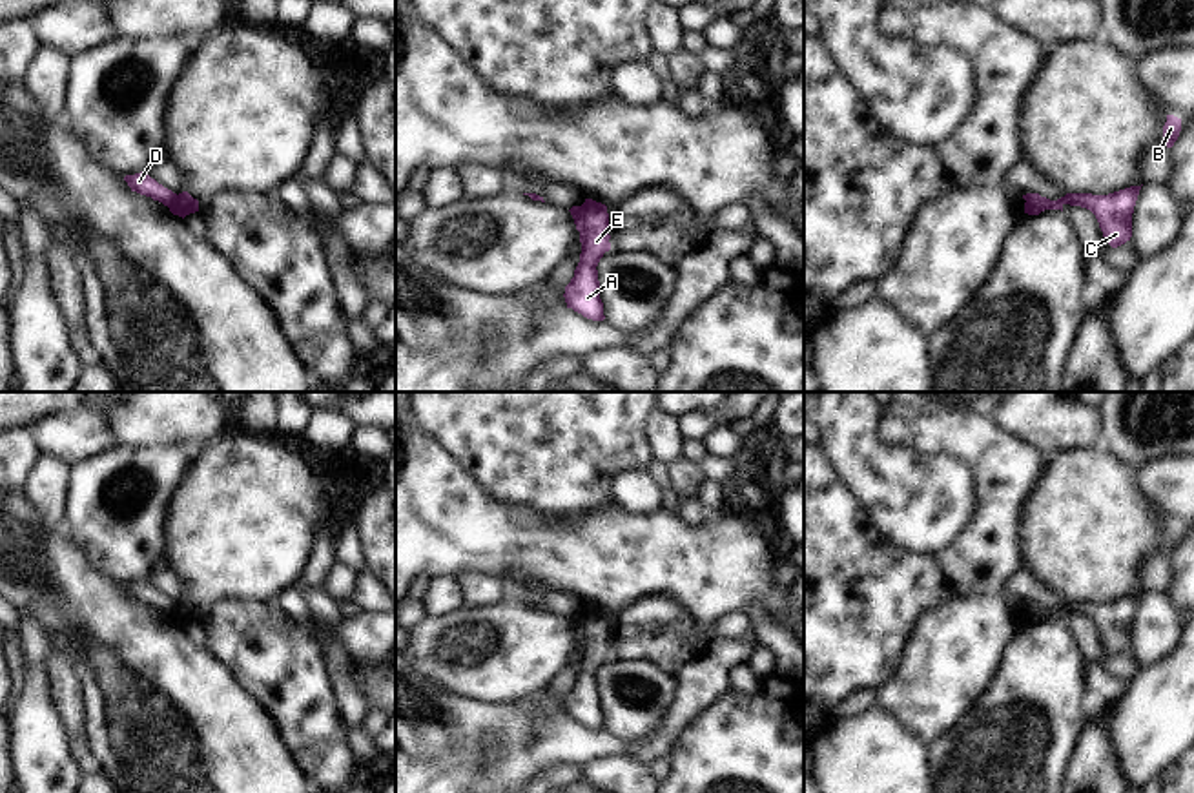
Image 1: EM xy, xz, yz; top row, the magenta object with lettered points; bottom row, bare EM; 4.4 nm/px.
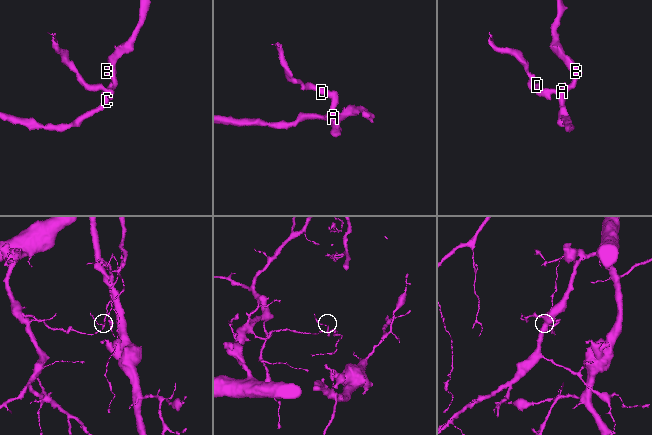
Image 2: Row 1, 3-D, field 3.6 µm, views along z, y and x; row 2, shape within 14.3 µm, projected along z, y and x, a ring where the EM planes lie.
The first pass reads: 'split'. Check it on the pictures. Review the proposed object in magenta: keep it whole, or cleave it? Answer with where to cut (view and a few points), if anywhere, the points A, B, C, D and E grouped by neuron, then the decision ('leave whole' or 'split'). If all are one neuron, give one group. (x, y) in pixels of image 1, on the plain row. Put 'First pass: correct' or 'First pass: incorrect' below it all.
cut xz (582, 615), (578, 638); groups A B C E / D; split
First pass: correct

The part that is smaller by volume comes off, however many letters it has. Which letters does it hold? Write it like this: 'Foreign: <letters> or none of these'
Foreign: D

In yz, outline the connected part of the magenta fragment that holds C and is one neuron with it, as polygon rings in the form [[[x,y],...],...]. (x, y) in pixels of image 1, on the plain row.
[[[1130,594],[1108,603],[1066,602],[1057,609],[1043,605],[1041,609],[1024,611],[1024,622],[1039,623],[1045,618],[1061,618],[1065,613],[1090,618],[1103,640],[1105,649],[1117,656],[1132,645],[1132,622],[1141,594]]]

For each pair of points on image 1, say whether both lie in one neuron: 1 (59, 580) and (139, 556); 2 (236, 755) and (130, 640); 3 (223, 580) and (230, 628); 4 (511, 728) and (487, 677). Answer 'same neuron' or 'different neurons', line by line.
1: different neurons
2: same neuron
3: different neurons
4: different neurons

